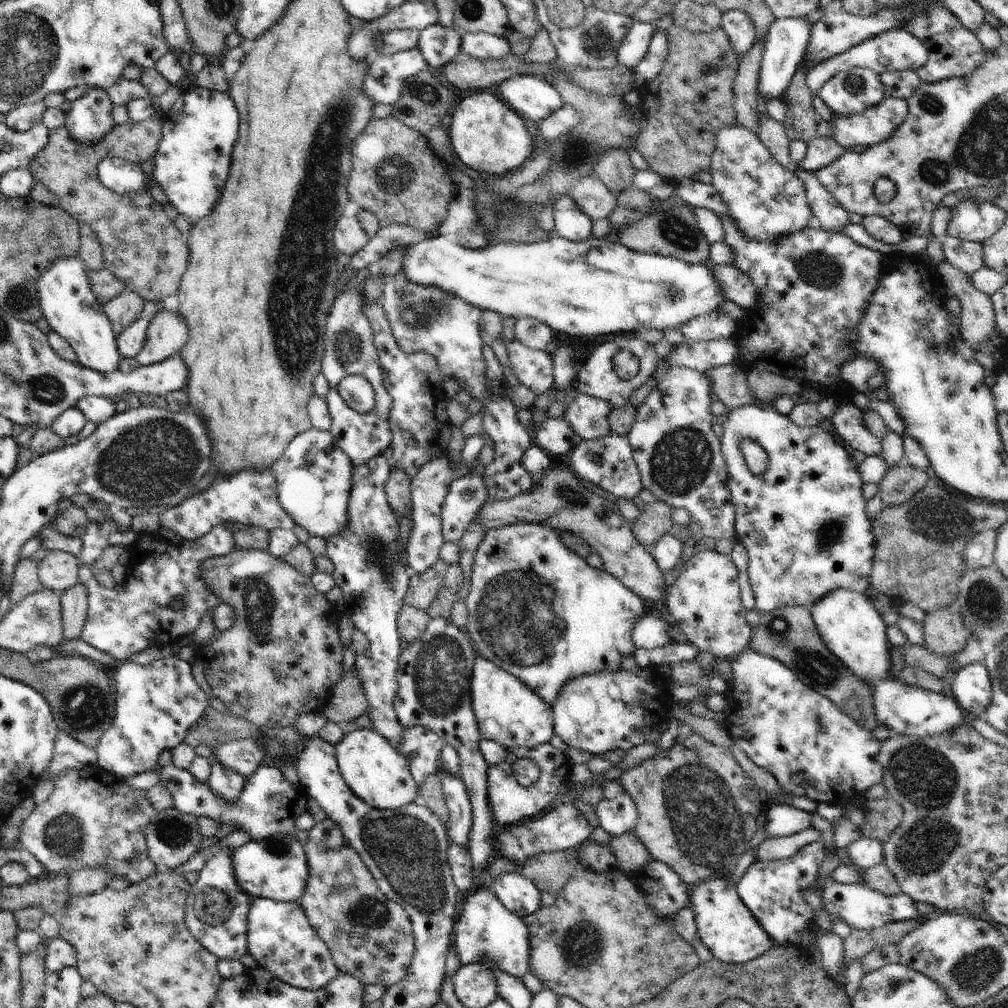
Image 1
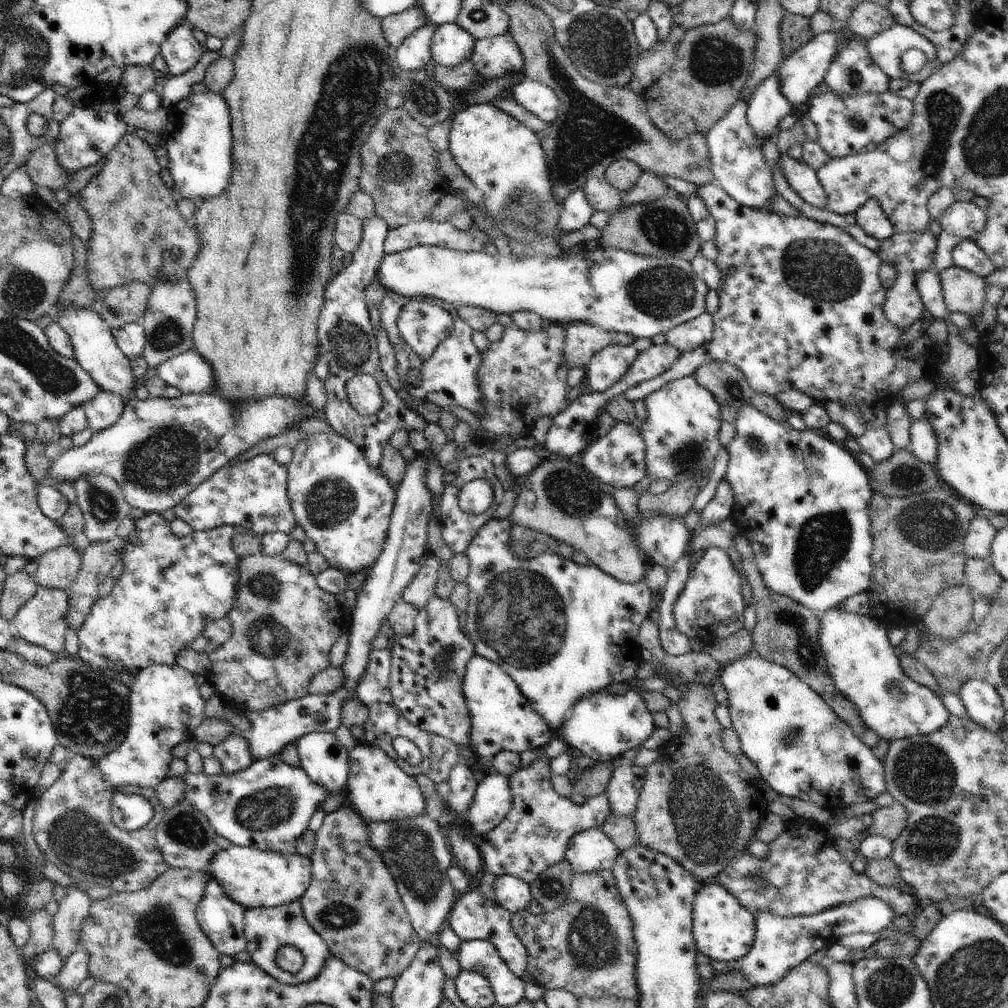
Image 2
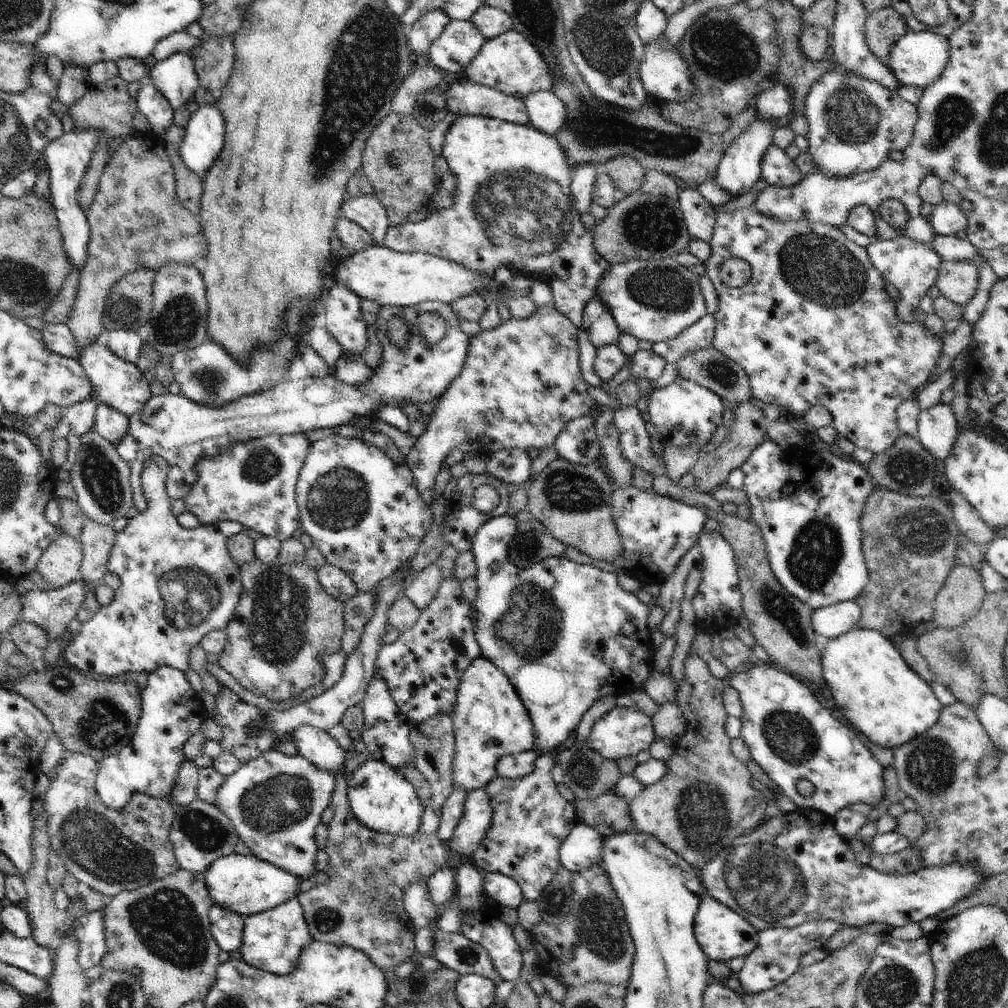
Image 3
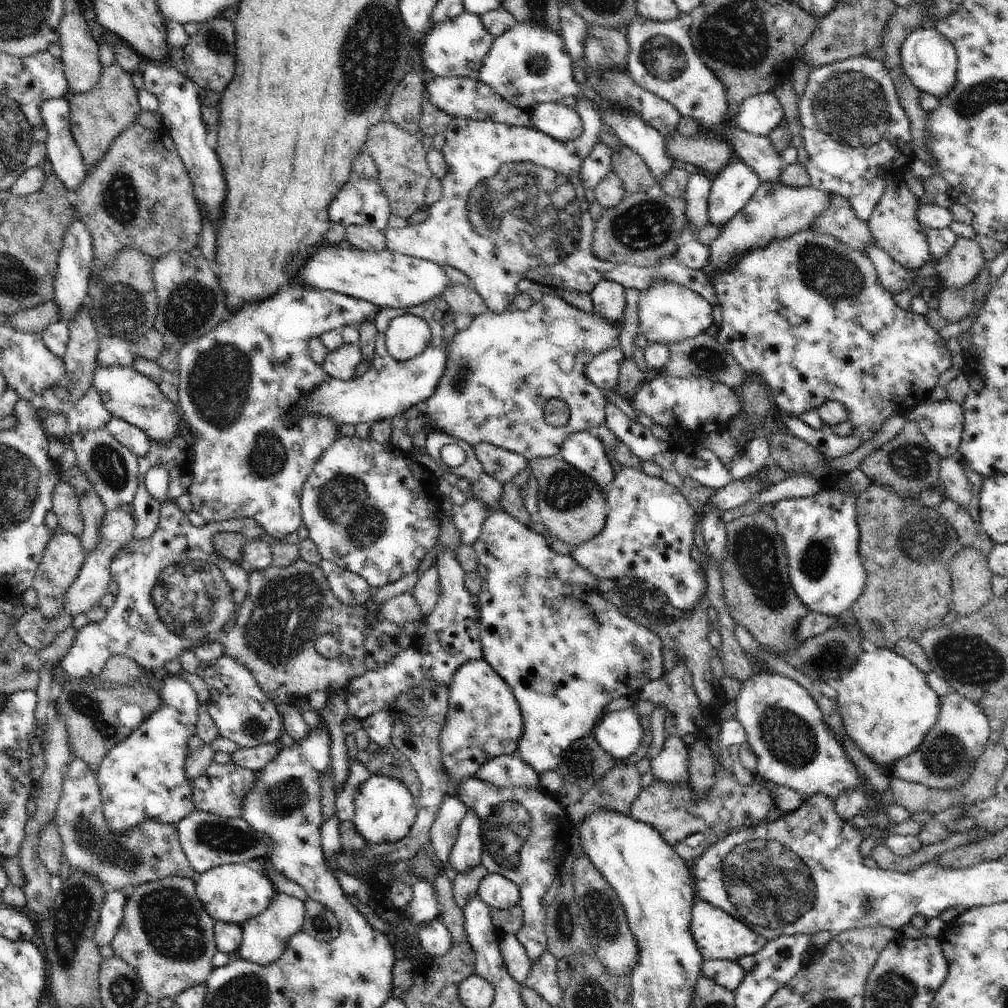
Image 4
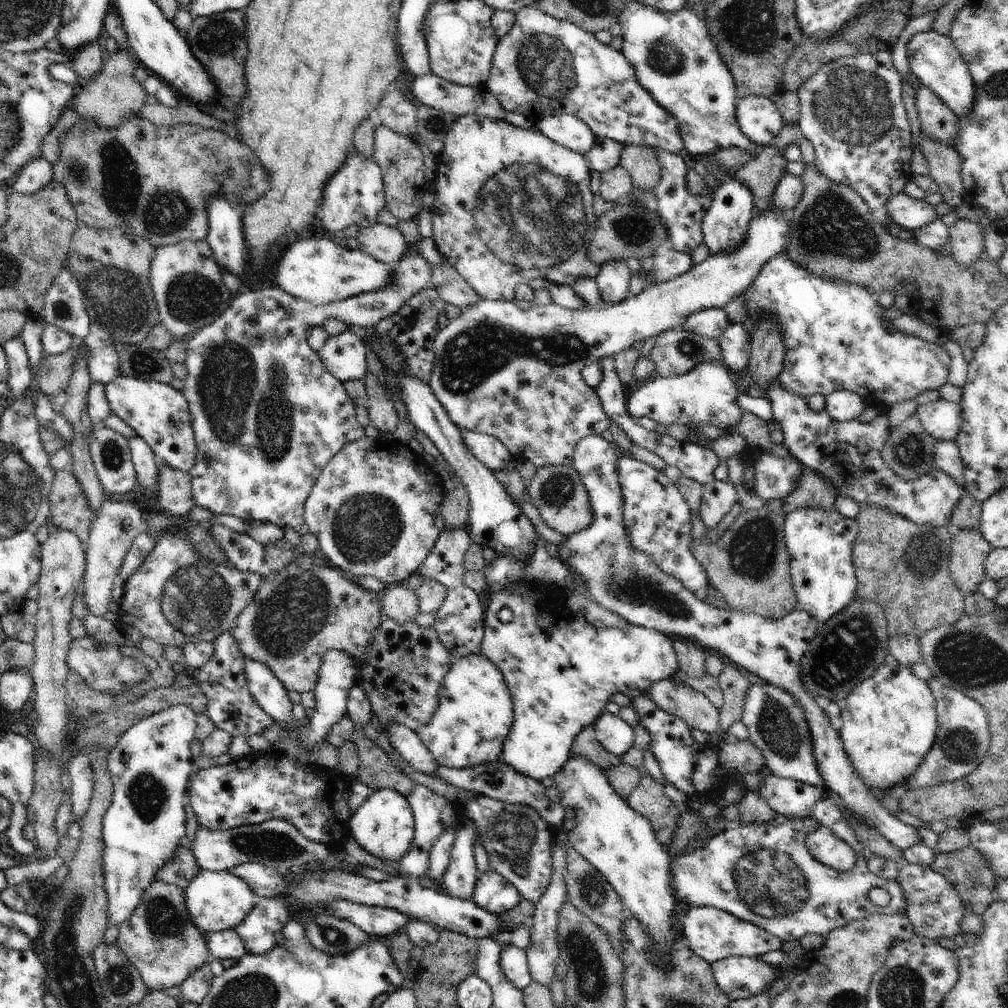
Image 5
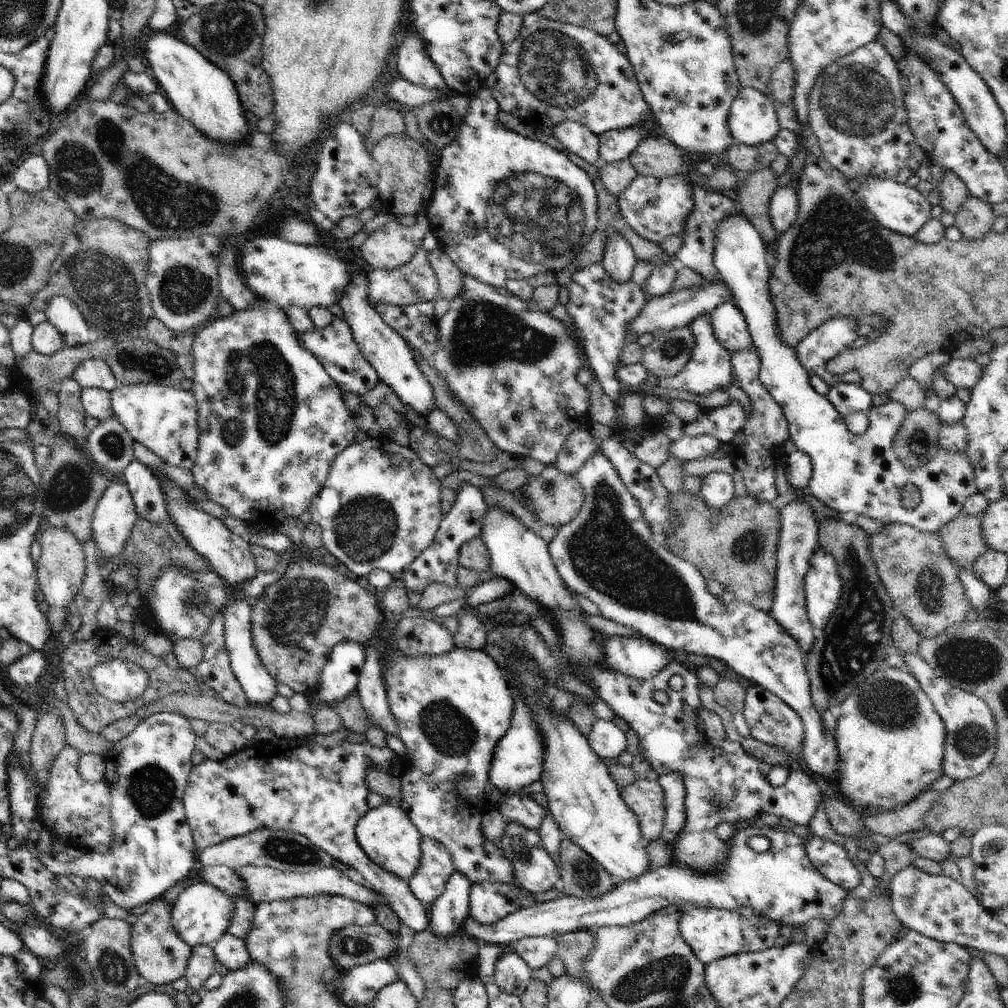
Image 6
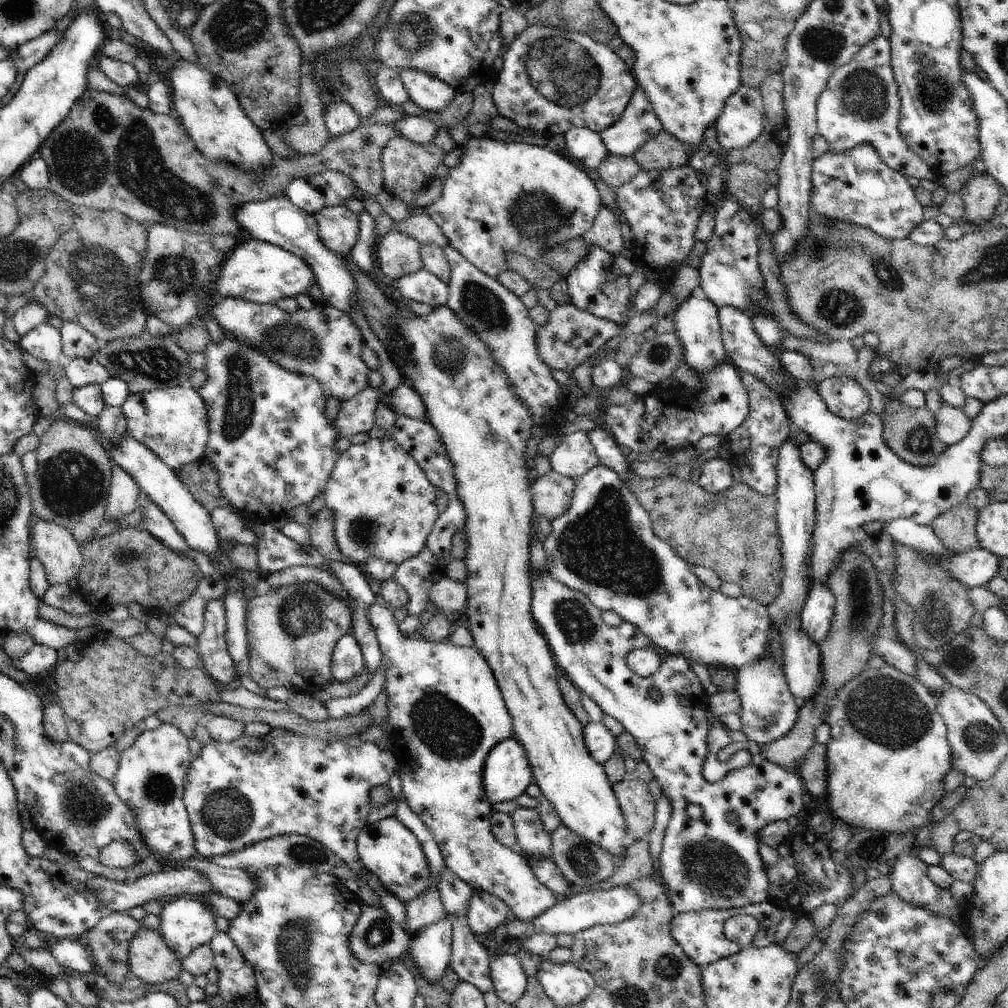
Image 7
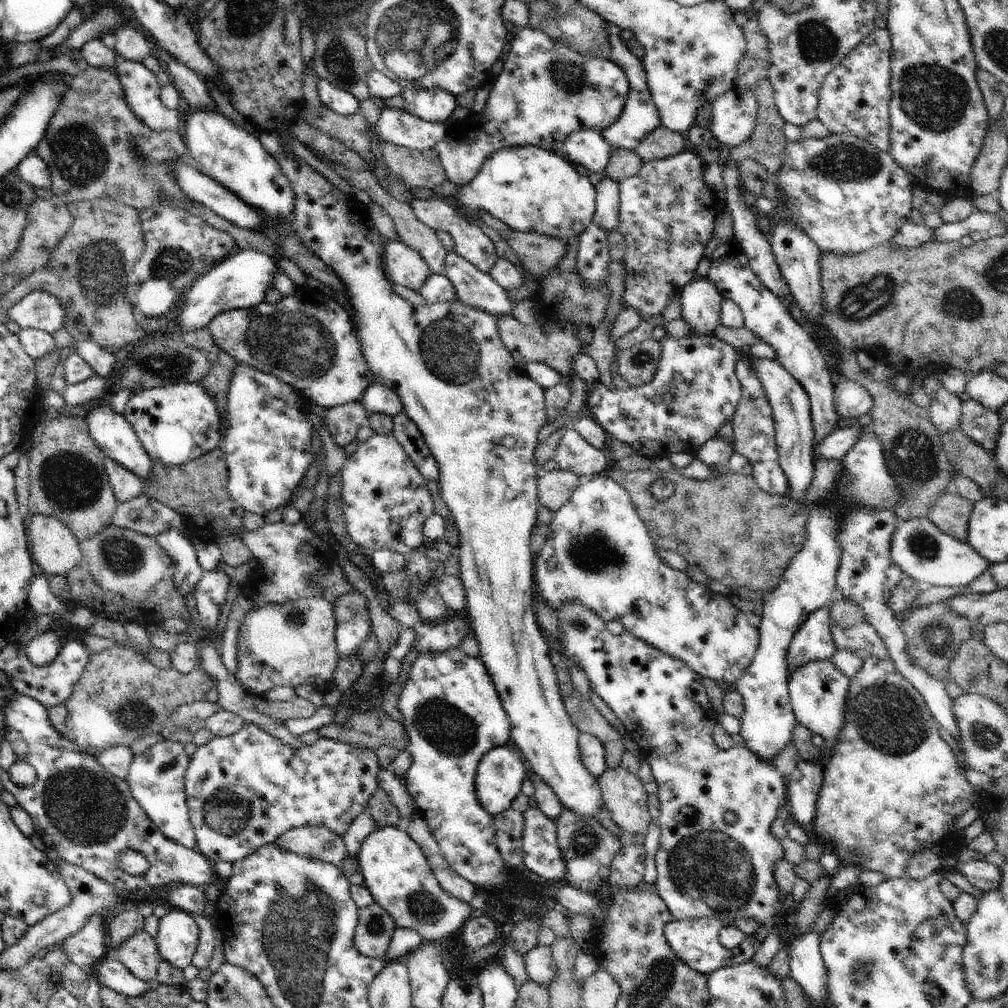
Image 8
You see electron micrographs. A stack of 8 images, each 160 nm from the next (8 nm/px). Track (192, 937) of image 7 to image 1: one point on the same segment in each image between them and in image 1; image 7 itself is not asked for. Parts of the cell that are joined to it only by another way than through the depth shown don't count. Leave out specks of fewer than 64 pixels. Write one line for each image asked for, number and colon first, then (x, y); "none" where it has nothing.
1: (276, 868)
2: (252, 878)
3: (246, 885)
4: (233, 894)
5: (216, 901)
6: (201, 914)

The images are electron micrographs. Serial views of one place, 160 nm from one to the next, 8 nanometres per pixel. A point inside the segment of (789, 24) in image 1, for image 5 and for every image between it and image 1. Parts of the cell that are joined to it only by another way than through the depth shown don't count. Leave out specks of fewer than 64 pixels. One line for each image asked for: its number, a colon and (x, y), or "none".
2: (767, 106)
3: (739, 169)
4: (731, 190)
5: (725, 226)

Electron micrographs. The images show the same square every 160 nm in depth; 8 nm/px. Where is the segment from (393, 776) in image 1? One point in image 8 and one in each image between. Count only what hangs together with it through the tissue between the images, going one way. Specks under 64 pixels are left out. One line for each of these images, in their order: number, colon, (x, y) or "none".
2: (379, 790)
3: (381, 798)
4: (385, 810)
5: (384, 826)
6: (386, 834)
7: (389, 850)
8: (396, 873)

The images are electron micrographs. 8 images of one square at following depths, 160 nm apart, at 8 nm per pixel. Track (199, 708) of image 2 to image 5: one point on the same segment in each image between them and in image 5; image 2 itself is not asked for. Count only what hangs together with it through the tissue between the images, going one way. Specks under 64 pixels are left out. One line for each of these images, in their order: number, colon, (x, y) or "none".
3: (171, 711)
4: (143, 777)
5: (144, 826)

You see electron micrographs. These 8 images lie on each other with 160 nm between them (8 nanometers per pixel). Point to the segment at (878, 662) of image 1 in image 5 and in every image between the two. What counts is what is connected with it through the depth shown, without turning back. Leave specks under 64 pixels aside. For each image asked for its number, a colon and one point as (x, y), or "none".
2: (864, 666)
3: (877, 694)
4: (887, 707)
5: (888, 724)

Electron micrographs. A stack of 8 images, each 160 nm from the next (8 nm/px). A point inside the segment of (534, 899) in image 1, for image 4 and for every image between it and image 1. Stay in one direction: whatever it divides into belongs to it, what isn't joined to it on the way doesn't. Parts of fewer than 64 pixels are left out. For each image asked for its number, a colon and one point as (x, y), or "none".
2: (513, 894)
3: (505, 891)
4: (495, 890)

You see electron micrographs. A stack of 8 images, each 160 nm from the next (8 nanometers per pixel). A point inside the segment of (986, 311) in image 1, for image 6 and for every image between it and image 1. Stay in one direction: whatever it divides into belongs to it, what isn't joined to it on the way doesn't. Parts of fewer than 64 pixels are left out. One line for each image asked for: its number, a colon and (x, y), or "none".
2: (964, 291)
3: (958, 281)
4: (964, 261)
5: (966, 243)
6: (975, 218)

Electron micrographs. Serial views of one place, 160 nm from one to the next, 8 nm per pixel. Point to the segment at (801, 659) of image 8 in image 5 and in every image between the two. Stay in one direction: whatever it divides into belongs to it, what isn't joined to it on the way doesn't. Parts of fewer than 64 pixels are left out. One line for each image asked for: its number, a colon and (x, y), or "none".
5: (820, 544)
6: (822, 584)
7: (816, 617)

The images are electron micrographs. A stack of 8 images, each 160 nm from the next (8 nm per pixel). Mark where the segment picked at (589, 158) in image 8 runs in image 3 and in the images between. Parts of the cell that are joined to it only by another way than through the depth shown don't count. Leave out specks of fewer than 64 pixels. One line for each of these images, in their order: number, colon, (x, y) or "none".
3: (547, 113)
4: (558, 121)
5: (568, 130)
6: (578, 139)
7: (583, 144)

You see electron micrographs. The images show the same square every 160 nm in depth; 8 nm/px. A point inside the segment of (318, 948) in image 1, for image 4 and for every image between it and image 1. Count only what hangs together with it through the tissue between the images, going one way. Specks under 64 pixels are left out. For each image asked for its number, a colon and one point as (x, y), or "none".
2: (267, 929)
3: (273, 940)
4: (265, 937)

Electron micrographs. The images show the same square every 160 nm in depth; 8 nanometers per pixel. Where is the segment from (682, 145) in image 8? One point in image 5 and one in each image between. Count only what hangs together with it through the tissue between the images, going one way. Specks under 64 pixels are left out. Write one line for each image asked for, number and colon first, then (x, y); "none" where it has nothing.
5: (641, 161)
6: (657, 156)
7: (662, 152)

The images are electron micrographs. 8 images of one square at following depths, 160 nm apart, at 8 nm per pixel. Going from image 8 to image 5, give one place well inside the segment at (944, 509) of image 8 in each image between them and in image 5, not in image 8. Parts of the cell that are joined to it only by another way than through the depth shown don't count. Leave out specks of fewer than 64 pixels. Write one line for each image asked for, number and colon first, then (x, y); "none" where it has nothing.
5: (969, 549)
6: (964, 544)
7: (956, 529)

